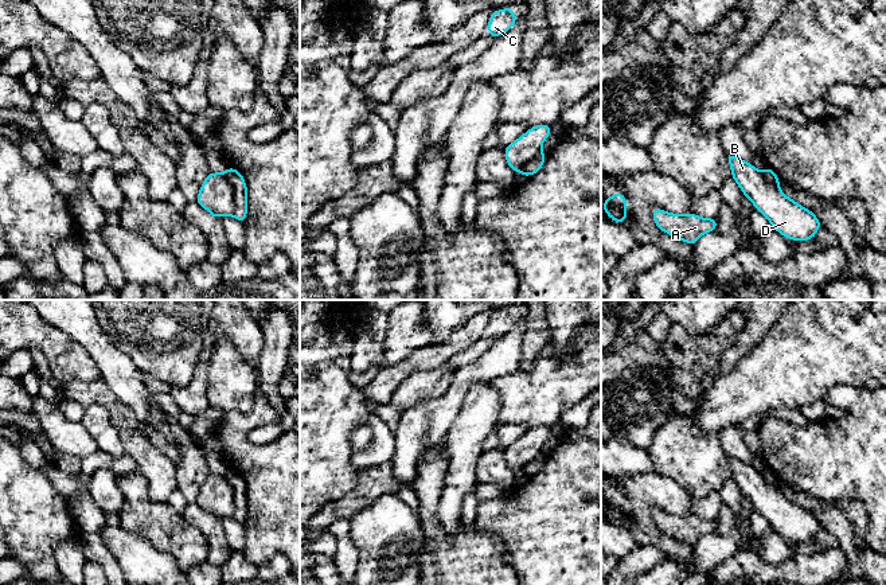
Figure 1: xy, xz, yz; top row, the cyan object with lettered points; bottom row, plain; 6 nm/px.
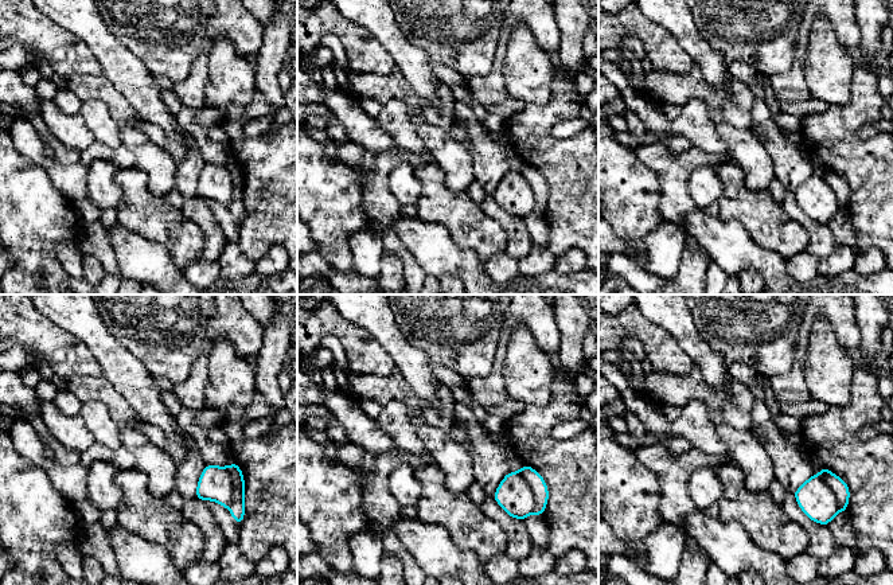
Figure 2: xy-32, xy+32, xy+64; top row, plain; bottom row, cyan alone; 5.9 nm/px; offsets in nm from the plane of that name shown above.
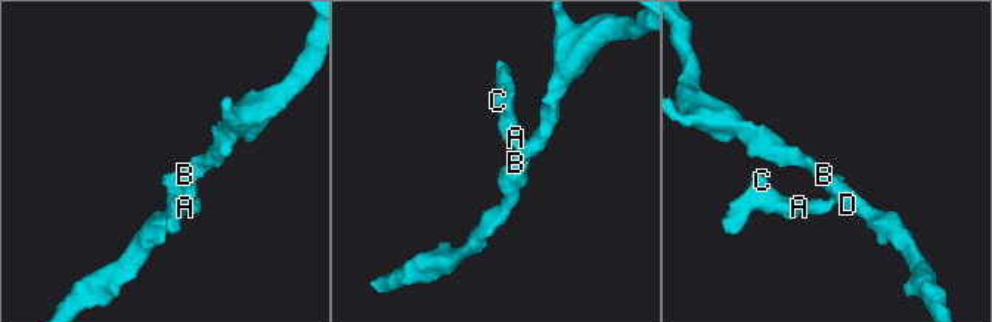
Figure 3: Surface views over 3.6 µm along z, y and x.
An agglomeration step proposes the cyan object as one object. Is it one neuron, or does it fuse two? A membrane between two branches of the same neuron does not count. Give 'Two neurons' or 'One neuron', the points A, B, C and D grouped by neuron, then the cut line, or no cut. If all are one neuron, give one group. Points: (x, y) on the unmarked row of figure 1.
Two neurons. Groups: A C / B D. Split along xy (221, 475), (233, 491), (233, 517)

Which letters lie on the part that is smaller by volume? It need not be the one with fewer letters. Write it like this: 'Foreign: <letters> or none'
Foreign: A, C

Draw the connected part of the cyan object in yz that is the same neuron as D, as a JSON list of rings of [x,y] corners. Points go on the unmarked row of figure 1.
[[[729,456],[729,465],[731,479],[743,498],[752,502],[773,531],[796,543],[815,539],[823,527],[816,515],[788,499],[780,488],[768,484],[749,463]]]

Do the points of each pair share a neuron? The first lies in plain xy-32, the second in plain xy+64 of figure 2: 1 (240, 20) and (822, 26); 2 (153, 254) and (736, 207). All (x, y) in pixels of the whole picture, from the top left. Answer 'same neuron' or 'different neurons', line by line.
1: different neurons
2: different neurons

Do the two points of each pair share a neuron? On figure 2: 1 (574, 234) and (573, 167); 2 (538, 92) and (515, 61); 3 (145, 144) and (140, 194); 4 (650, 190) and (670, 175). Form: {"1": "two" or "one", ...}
{"1": "one", "2": "one", "3": "two", "4": "two"}

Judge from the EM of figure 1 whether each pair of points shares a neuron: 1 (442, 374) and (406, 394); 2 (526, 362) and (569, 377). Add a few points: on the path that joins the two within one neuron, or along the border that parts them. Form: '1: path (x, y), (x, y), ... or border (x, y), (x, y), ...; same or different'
1: path (433, 383), (416, 390); same
2: border (549, 342), (533, 365), (520, 370); different

